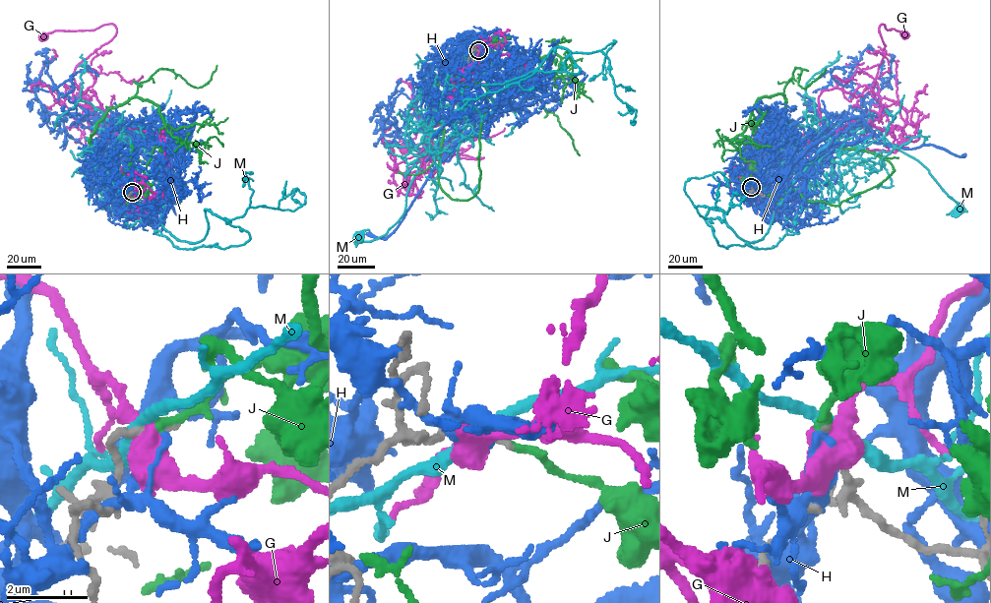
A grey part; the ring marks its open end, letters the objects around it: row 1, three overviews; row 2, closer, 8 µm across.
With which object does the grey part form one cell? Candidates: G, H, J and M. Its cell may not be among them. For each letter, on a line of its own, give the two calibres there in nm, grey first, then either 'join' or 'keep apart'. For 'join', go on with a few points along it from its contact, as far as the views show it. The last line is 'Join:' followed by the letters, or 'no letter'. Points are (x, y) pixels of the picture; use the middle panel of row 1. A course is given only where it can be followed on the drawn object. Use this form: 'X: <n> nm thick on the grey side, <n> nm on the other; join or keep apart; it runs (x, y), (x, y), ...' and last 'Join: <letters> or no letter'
G: 220 nm thick on the grey side, 550 nm on the other; keep apart
H: 180 nm thick on the grey side, 160 nm on the other; keep apart
J: 180 nm thick on the grey side, 220 nm on the other; join
M: 220 nm thick on the grey side, 240 nm on the other; keep apart
Join: J

